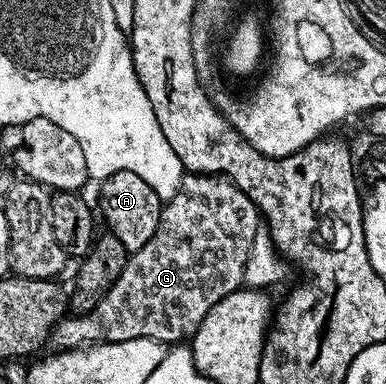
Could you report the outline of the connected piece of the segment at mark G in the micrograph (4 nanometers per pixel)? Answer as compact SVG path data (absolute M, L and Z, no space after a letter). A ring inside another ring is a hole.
M186 174L183 175L182 184L178 188L178 193L171 199L165 201L162 217L156 226L156 234L152 234L152 238L148 242L144 242L142 249L133 253L127 259L124 270L120 274L120 278L116 278L116 282L112 286L112 290L108 290L108 294L104 294L104 298L100 298L100 306L96 306L94 312L89 312L87 316L67 315L59 324L50 332L48 341L49 347L55 353L73 352L76 348L85 348L89 345L99 342L107 344L115 344L116 342L128 342L132 338L152 338L163 342L182 342L185 338L193 337L194 331L200 326L200 322L204 322L204 318L208 314L208 310L212 310L212 306L216 306L216 302L220 302L220 298L224 298L228 294L237 292L244 284L244 270L248 262L248 254L252 250L252 242L256 238L256 230L260 227L260 213L256 205L254 205L248 197L234 184L229 178L219 178L214 174Z

